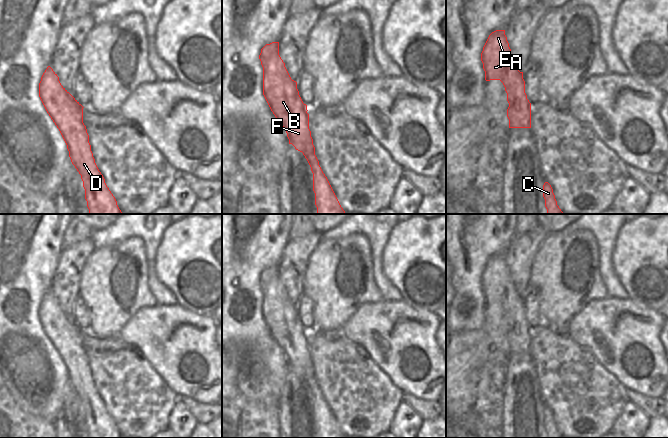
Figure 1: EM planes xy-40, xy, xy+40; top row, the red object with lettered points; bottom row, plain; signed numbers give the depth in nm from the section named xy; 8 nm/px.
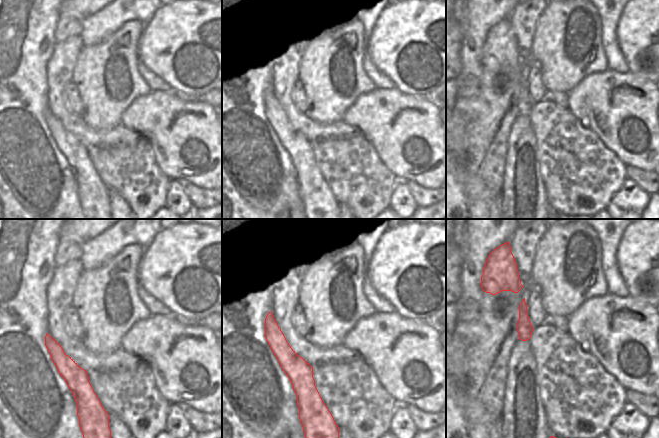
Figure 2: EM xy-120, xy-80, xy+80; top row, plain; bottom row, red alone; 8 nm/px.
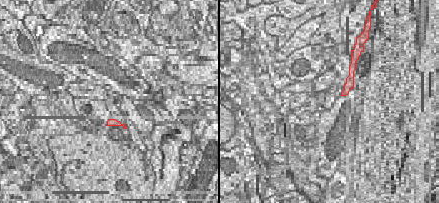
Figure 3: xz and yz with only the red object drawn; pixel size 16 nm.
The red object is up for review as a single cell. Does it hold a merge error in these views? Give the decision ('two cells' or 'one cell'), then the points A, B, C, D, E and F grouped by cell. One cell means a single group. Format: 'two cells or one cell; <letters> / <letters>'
one cell; A B C D E F

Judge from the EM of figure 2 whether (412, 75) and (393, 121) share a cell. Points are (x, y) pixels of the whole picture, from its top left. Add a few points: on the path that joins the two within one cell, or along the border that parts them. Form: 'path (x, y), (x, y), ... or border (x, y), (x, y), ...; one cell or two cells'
border (395, 86), (402, 92), (419, 96); two cells

